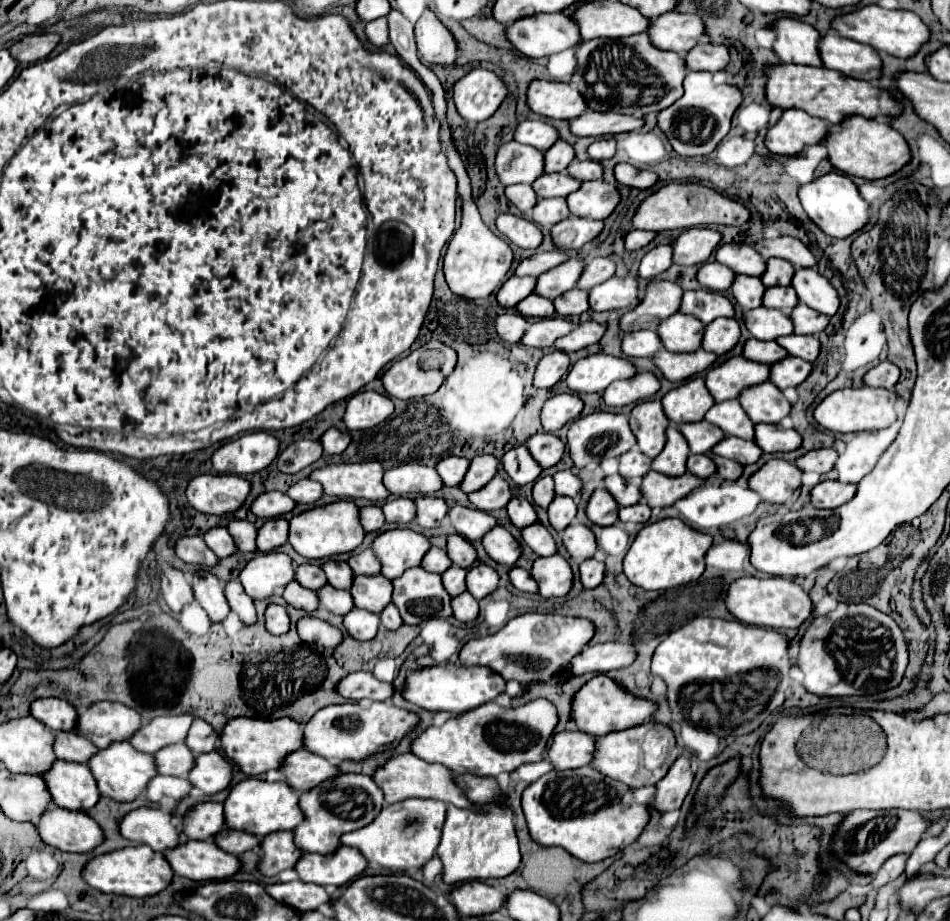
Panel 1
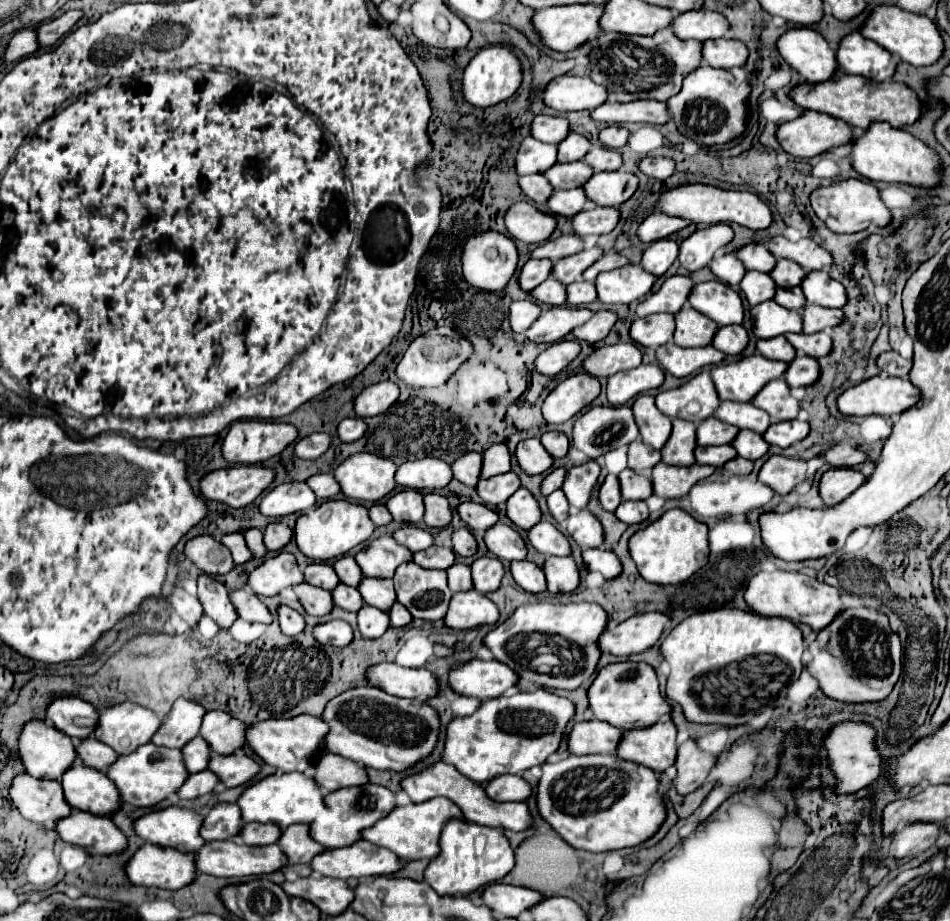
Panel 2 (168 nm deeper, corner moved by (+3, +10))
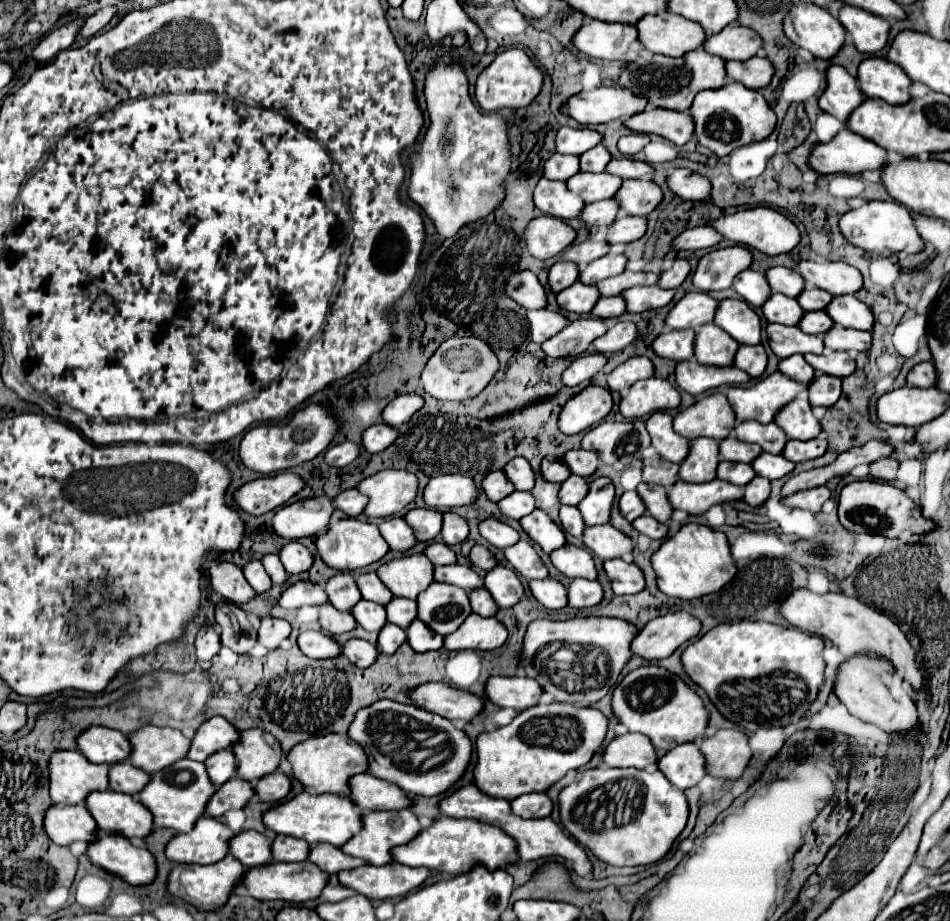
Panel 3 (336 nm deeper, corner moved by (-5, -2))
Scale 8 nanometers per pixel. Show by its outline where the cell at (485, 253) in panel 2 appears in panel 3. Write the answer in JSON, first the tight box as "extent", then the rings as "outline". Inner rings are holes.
{"extent":[508,270,546,308],"outline":[[[514,270],[508,276],[508,296],[524,308],[544,308],[546,304],[546,292],[530,270]]]}

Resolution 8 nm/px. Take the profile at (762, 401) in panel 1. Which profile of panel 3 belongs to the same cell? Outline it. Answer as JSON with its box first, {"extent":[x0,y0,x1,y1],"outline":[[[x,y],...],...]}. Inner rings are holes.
{"extent":[774,390,820,440],"outline":[[[804,390],[788,404],[788,408],[780,410],[780,416],[774,420],[788,438],[810,440],[820,434],[820,422],[814,418],[808,399],[808,391]]]}

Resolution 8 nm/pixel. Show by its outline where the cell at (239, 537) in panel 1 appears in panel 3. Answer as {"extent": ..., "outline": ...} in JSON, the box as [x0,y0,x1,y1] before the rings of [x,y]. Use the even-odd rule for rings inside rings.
{"extent":[262,554,286,584],"outline":[[[266,554],[262,558],[262,566],[266,568],[266,572],[274,584],[282,584],[286,580],[286,570],[284,570],[284,566],[276,554]]]}

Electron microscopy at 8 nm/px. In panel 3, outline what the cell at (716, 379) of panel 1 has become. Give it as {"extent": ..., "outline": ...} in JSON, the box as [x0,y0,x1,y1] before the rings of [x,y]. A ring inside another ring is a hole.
{"extent":[726,372,806,424],"outline":[[[774,372],[766,378],[760,378],[754,386],[730,386],[726,388],[726,398],[732,404],[736,422],[758,420],[768,424],[774,420],[774,414],[794,400],[806,384],[800,384],[782,372]]]}

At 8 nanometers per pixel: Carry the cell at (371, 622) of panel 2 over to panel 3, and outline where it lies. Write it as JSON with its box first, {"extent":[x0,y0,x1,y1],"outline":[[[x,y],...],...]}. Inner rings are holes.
{"extent":[378,622,406,654],"outline":[[[386,622],[378,634],[378,648],[384,654],[394,654],[404,640],[406,640],[406,632],[402,628]]]}

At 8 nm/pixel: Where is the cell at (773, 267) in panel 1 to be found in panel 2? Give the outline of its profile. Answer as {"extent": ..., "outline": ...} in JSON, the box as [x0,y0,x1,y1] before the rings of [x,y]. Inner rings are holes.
{"extent":[770,260,806,288],"outline":[[[778,260],[774,272],[770,272],[772,280],[780,286],[780,288],[794,288],[794,286],[800,286],[806,272],[798,266],[798,264],[792,264],[792,260]]]}

